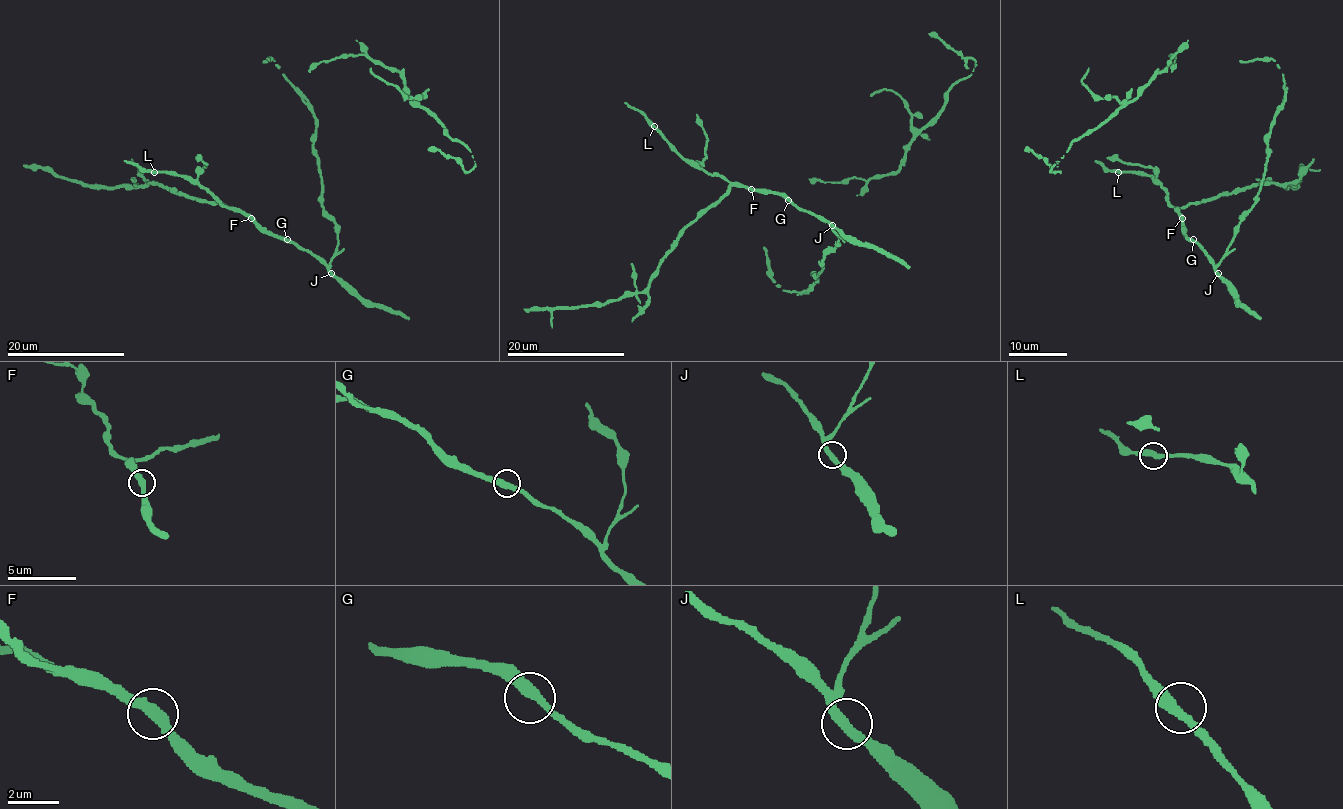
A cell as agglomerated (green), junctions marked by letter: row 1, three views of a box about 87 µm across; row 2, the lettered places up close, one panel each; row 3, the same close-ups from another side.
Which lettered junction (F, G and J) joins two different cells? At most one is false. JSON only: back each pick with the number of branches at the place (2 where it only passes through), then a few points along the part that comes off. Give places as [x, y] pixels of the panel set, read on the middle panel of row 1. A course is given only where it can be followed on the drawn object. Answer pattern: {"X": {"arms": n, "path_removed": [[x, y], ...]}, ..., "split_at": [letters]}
{"split_at": []}

